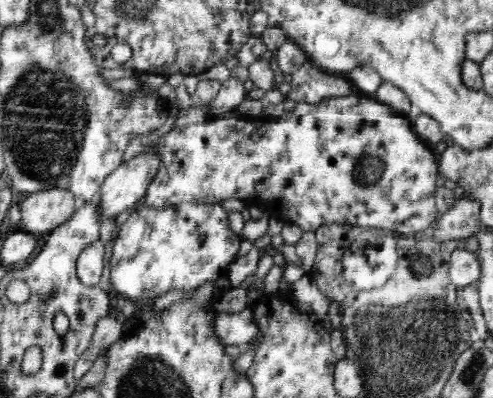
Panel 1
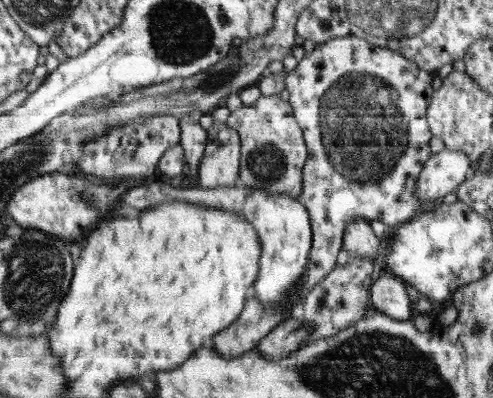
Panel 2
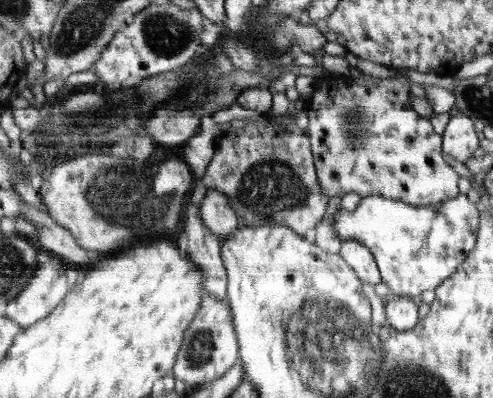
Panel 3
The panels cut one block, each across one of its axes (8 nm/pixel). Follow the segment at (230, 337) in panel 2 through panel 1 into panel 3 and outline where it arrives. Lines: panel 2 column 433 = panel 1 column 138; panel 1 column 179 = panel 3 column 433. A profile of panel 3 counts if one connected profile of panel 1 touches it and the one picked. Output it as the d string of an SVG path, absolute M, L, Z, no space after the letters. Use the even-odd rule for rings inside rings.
M355 68L355 72L347 72L347 76L327 72L325 78L315 78L311 90L313 92L307 96L299 94L297 104L303 106L309 120L305 136L309 138L311 152L315 154L315 172L323 196L343 198L345 194L355 192L361 198L383 196L421 208L443 204L445 200L459 196L459 180L467 174L443 154L443 136L435 132L435 124L431 124L423 112L415 112L415 104L411 104L411 80L403 78L403 74L395 74L385 80L367 76L365 72L359 72L359 68Z

